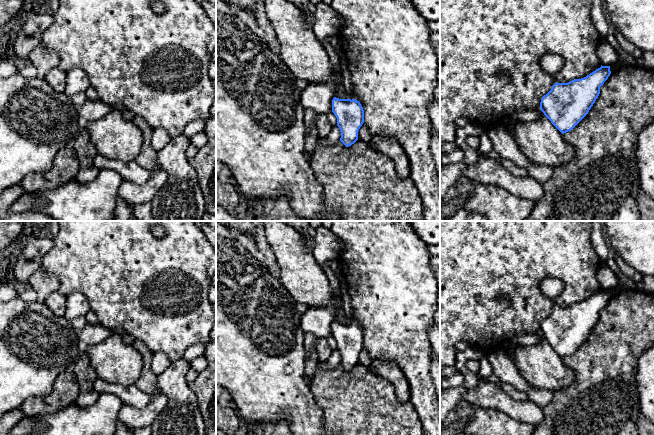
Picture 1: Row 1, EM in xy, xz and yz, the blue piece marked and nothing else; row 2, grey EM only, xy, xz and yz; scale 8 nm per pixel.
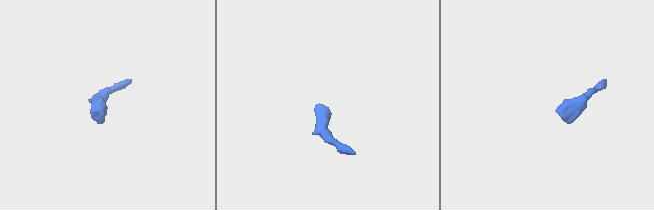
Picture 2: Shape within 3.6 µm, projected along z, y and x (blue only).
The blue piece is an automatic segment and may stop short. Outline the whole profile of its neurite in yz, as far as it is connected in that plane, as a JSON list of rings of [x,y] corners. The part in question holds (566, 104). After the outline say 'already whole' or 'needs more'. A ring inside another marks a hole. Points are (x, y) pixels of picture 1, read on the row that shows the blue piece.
[[[602,66],[581,79],[574,79],[568,83],[555,83],[551,90],[542,97],[539,110],[521,110],[504,119],[503,126],[512,121],[531,122],[544,115],[562,133],[571,131],[589,112],[600,94],[600,87],[610,76],[610,66]]]; needs more

